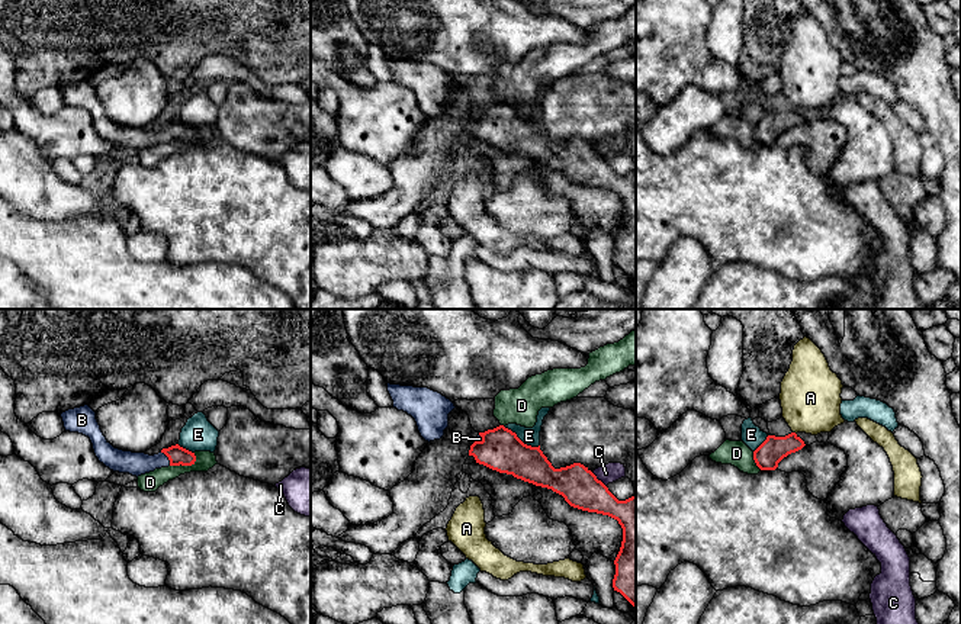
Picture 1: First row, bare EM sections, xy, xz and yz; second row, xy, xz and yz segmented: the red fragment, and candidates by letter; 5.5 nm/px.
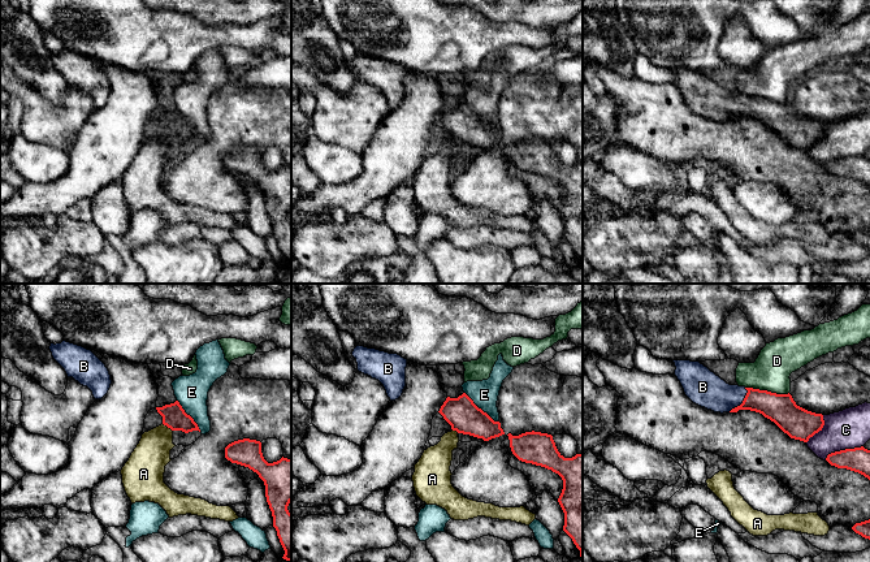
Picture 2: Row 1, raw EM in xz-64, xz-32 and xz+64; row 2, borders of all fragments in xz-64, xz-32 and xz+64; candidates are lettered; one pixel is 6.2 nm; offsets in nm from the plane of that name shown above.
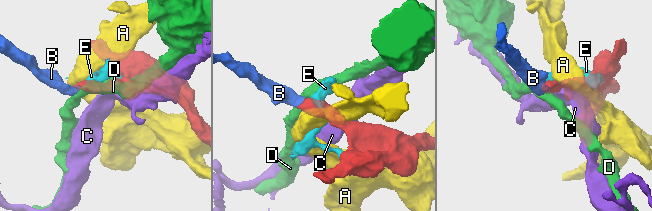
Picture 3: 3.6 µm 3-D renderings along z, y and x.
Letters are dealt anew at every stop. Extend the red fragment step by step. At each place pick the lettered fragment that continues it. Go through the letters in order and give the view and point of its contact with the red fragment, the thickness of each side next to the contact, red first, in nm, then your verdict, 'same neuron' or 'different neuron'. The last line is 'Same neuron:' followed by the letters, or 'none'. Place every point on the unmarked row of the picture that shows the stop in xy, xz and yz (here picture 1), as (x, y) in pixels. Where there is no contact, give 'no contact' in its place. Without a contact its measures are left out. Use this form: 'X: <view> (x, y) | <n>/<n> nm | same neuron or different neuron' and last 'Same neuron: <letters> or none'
A: yz (794, 108) | 150/340 nm | different neuron
B: xy (167, 131) | 100/130 nm | same neuron
C: xz (597, 154) | 220/110 nm | different neuron
D: xy (185, 140) | 100/110 nm | different neuron
E: xz (520, 115) | 240/100 nm | different neuron
Same neuron: B

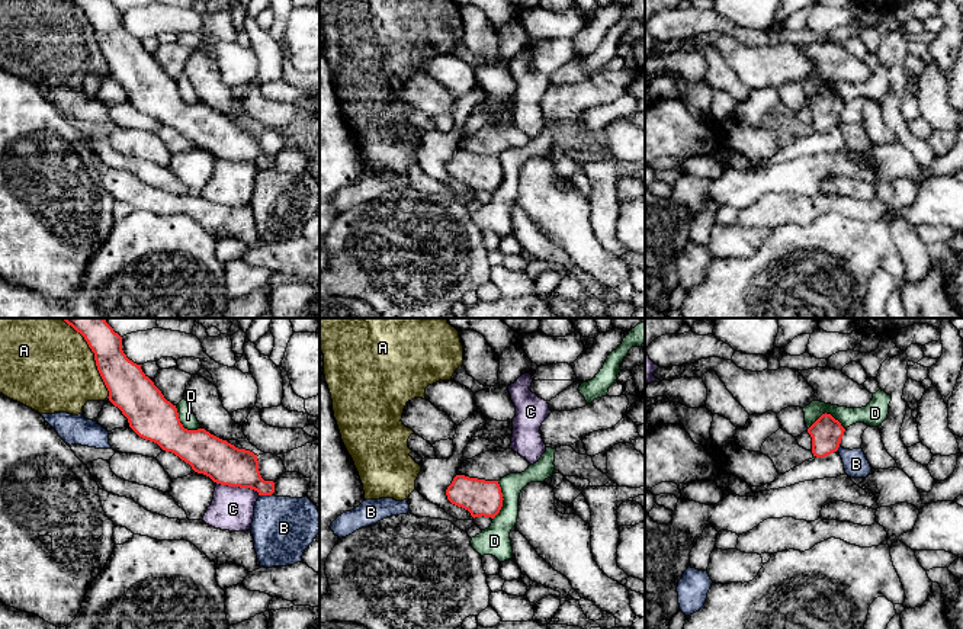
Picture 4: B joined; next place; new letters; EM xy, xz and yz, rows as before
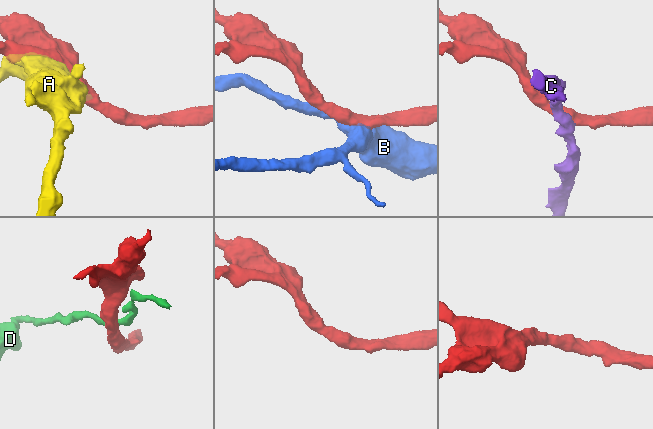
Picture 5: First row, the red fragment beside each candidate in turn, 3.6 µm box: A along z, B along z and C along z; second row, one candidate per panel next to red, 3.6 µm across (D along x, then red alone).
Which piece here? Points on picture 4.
A: xy (95, 34) | 220/480 nm | different neuron
B: xy (266, 169) | 220/340 nm | different neuron
C: xy (238, 160) | 220/240 nm | different neuron
D: yz (825, 87) | 170/120 nm | different neuron
Same neuron: none

